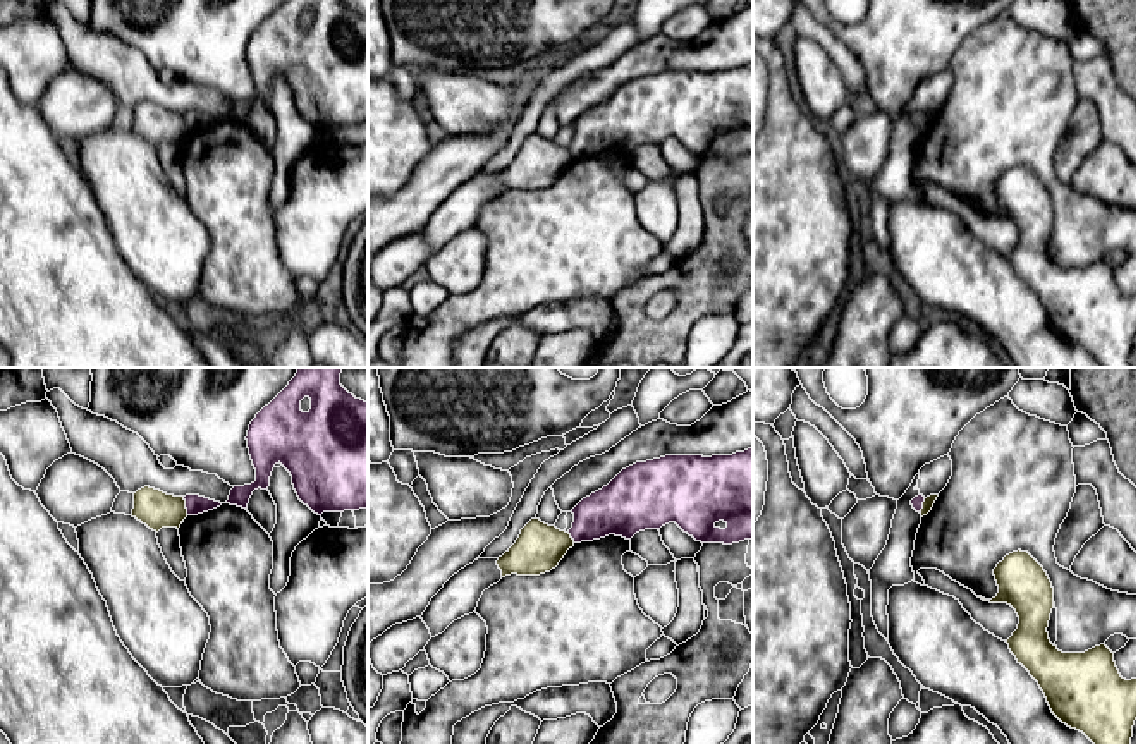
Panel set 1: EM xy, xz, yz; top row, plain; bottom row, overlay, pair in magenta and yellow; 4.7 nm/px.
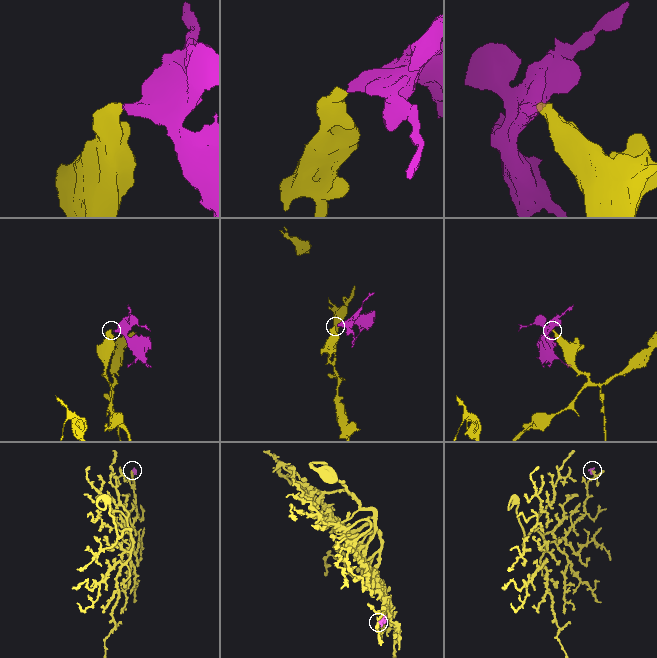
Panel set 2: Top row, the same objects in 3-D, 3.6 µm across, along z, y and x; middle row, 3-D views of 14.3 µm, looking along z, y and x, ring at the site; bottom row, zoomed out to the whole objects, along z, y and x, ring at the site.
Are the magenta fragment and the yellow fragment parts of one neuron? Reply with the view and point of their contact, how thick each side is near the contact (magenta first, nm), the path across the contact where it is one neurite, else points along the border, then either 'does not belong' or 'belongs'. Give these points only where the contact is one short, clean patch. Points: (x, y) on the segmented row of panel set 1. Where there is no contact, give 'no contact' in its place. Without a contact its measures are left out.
xy (186, 506) | 90/170 nm | along xy (183, 497), (188, 514) | does not belong

